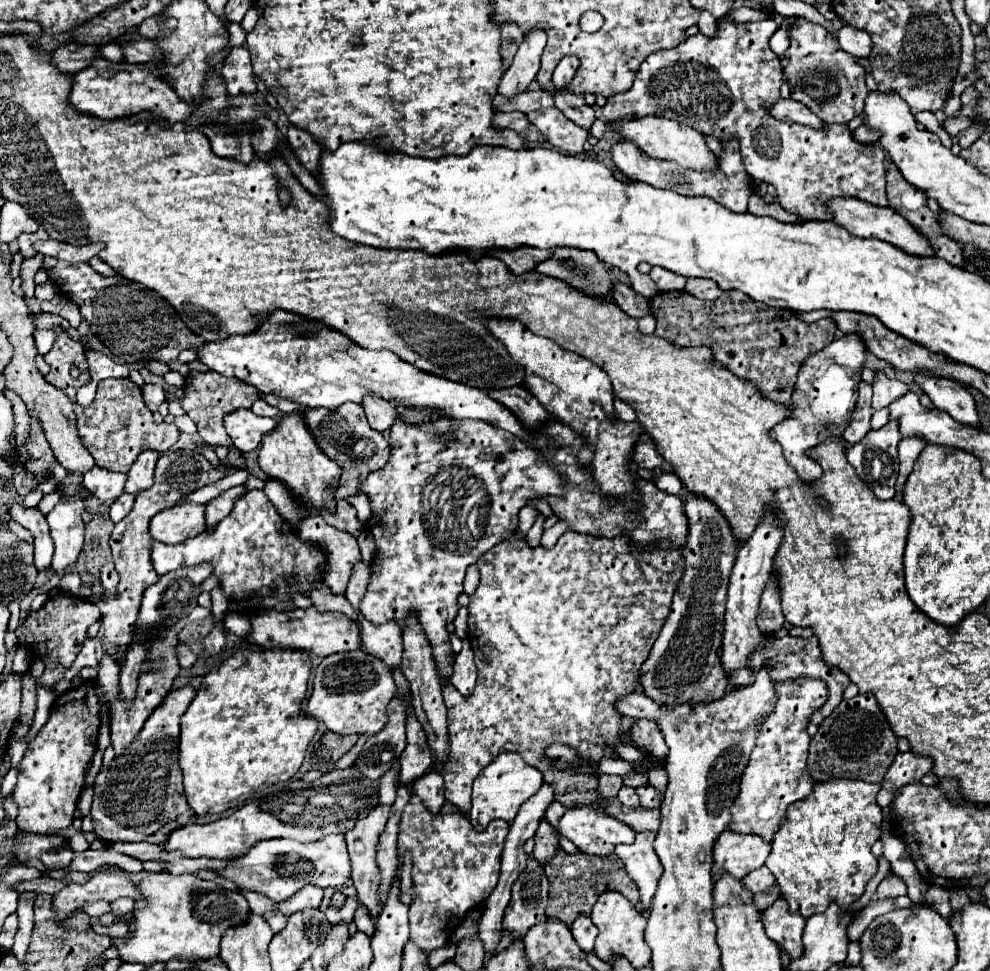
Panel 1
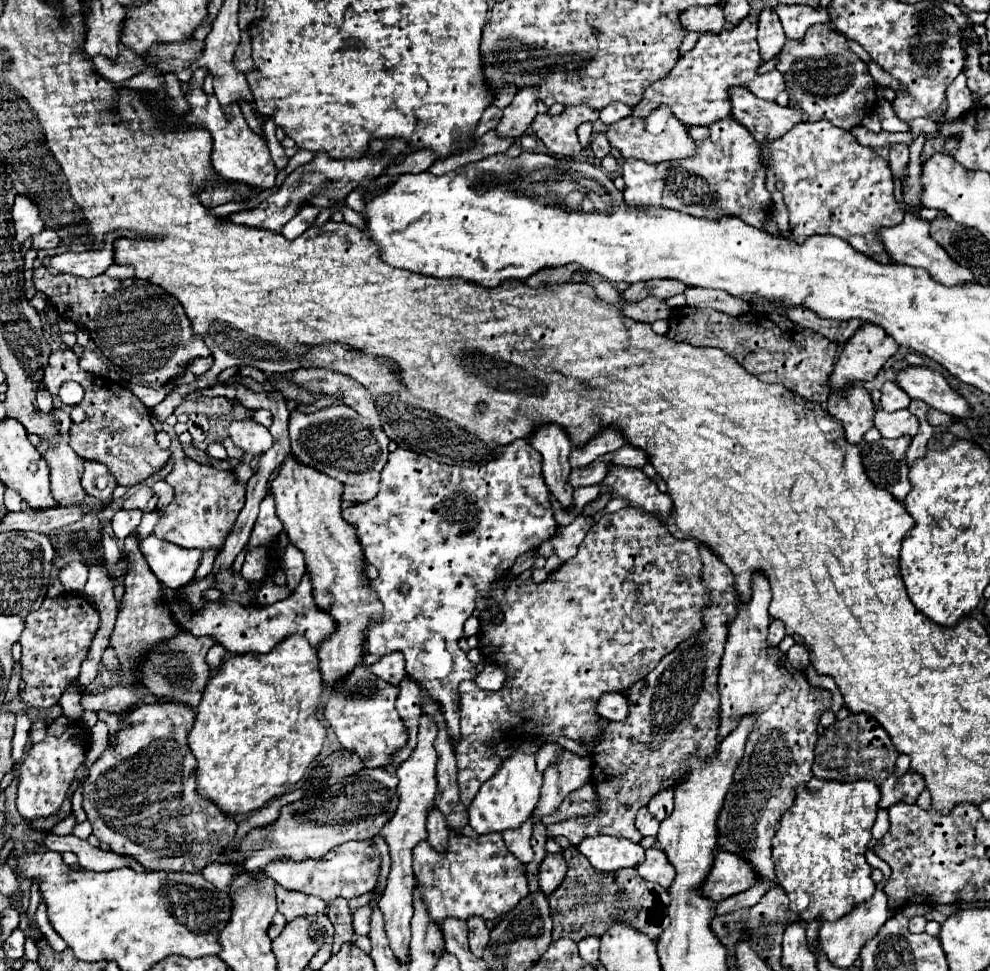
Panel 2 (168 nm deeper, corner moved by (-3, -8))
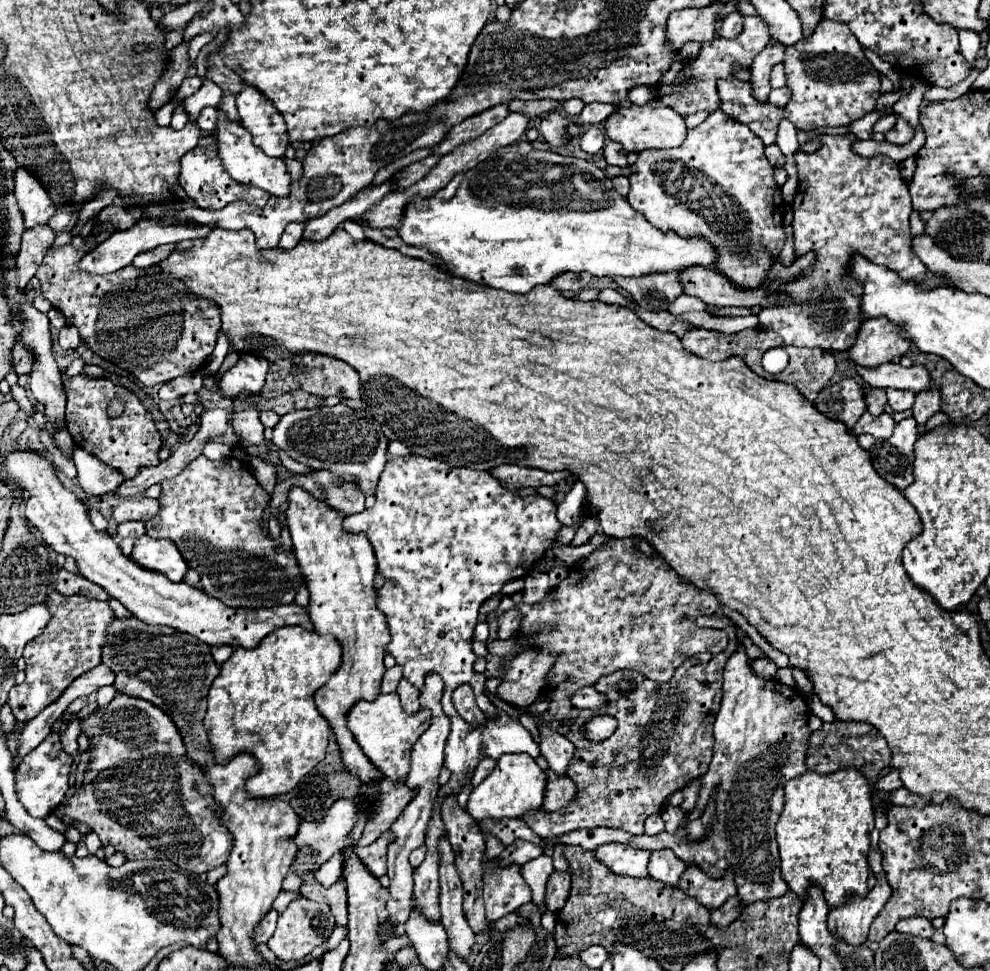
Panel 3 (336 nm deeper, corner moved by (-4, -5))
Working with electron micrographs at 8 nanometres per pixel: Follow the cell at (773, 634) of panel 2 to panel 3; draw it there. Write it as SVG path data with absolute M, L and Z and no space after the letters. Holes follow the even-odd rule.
M762 655L762 657L758 657L758 659L752 661L752 669L754 669L762 679L774 679L778 667L776 667L776 663L774 663L768 655Z

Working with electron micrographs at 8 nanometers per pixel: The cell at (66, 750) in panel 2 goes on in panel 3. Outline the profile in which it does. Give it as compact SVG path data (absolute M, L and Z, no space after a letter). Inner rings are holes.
M50 733L36 749L32 749L16 769L16 795L24 809L32 817L50 815L62 801L68 791L68 777L72 771L72 755L66 753L60 745L56 733Z

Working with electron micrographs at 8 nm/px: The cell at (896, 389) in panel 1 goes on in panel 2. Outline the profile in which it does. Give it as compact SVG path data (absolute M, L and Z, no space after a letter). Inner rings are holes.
M885 382L881 390L881 410L885 412L895 412L901 408L907 408L911 398L895 384L895 382Z

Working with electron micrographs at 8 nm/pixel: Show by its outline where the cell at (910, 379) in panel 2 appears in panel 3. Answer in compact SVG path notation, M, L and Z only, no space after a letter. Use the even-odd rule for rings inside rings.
M888 363L872 371L864 371L864 367L856 367L856 371L868 385L880 387L880 389L892 387L892 389L906 389L912 393L920 393L932 387L930 371L924 365L902 367L898 363Z

